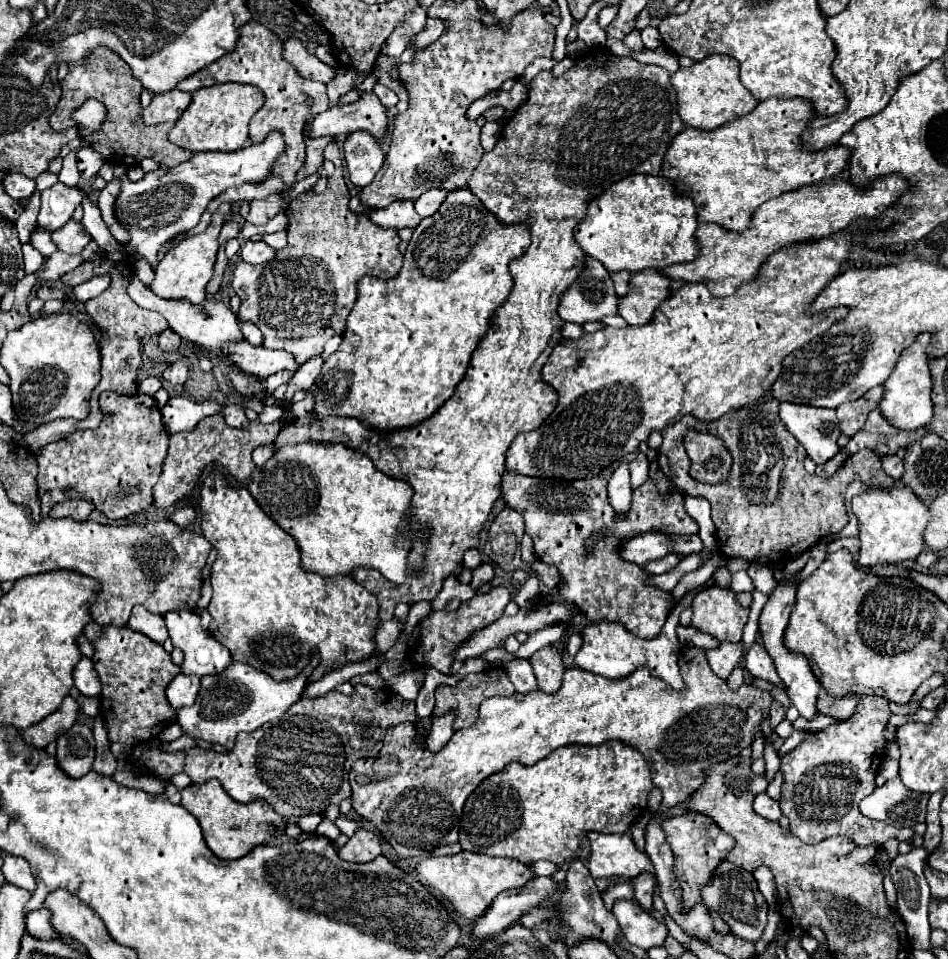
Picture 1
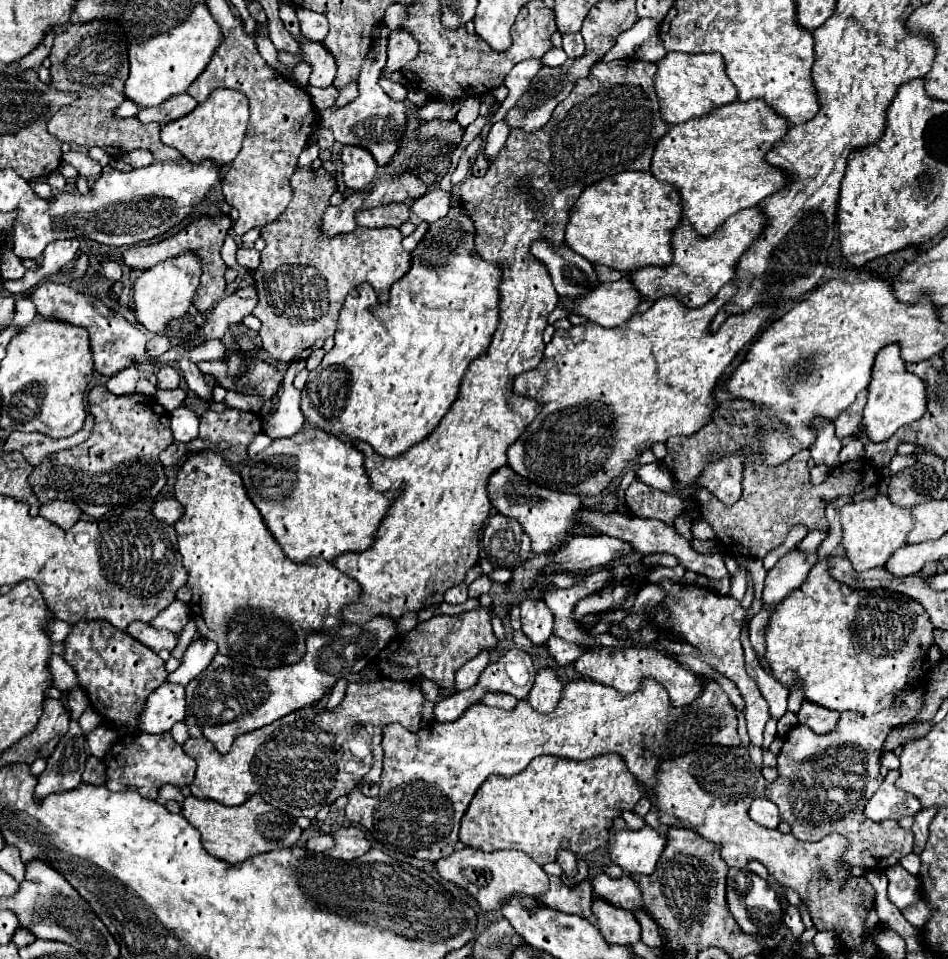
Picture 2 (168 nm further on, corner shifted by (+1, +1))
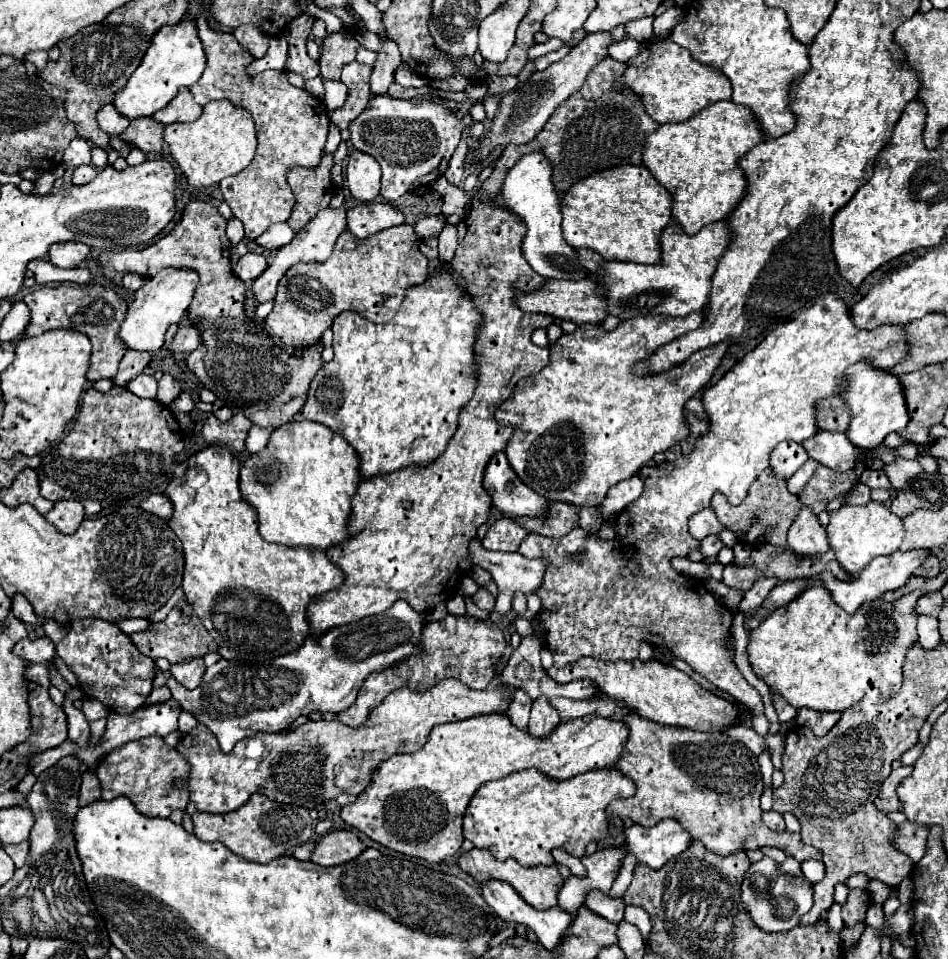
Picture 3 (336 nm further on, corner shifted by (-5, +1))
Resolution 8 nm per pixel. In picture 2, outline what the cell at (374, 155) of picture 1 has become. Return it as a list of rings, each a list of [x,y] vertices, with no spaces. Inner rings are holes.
[[[345,145],[341,149],[343,181],[353,191],[365,191],[377,175],[377,163],[367,149]]]

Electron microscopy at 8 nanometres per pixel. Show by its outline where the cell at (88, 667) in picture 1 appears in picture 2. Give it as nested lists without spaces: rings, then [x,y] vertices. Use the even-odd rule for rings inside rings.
[[[53,655],[49,659],[49,671],[53,673],[53,687],[59,691],[69,691],[77,685],[77,675],[71,669],[71,665],[65,663],[65,659],[61,655]]]

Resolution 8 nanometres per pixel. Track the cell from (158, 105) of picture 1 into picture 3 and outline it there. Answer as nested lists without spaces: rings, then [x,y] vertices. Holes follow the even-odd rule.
[[[179,89],[179,97],[175,97],[175,101],[167,105],[167,109],[155,113],[153,119],[169,125],[177,121],[195,121],[199,115],[201,115],[201,107],[195,103],[193,93],[189,89]]]

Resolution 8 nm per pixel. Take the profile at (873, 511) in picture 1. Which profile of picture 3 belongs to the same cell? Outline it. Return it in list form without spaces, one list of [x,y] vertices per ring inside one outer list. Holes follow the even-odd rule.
[[[869,501],[859,507],[843,505],[841,509],[829,515],[827,525],[829,543],[837,555],[837,561],[847,569],[851,575],[861,573],[875,557],[891,555],[901,547],[903,541],[903,519],[891,513],[891,509],[879,501]]]

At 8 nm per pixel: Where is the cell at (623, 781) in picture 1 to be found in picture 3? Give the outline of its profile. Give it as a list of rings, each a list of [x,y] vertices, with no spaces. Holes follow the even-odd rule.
[[[615,767],[605,769],[593,769],[583,775],[575,775],[565,781],[551,779],[549,775],[541,773],[539,769],[527,769],[513,775],[507,775],[505,779],[483,783],[475,797],[471,799],[467,813],[463,817],[463,835],[479,849],[489,849],[497,861],[505,861],[509,857],[517,859],[521,865],[553,865],[551,851],[555,847],[565,849],[567,853],[575,857],[583,857],[589,843],[605,843],[609,835],[609,819],[607,819],[607,805],[615,799],[625,799],[635,795],[635,785],[629,777],[625,777]]]

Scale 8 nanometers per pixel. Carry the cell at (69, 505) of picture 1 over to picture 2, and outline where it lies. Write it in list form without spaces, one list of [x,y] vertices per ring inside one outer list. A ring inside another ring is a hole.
[[[49,501],[49,503],[41,505],[39,515],[49,519],[51,523],[59,525],[61,529],[71,529],[79,521],[81,509],[71,501]]]

